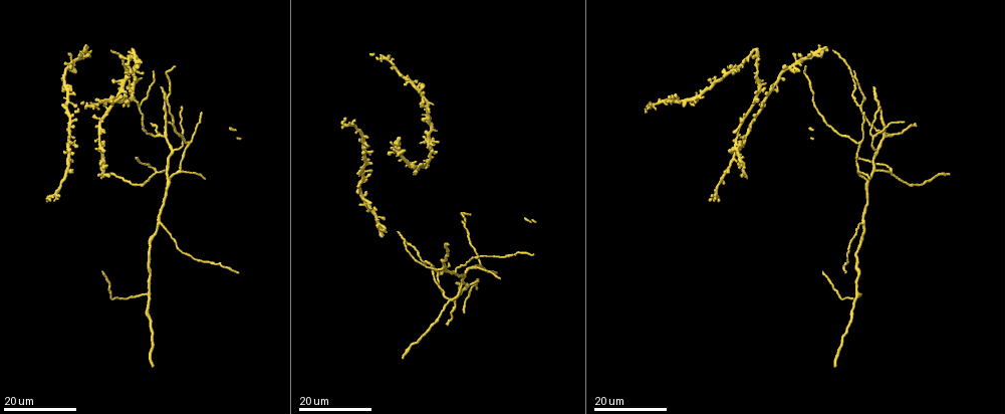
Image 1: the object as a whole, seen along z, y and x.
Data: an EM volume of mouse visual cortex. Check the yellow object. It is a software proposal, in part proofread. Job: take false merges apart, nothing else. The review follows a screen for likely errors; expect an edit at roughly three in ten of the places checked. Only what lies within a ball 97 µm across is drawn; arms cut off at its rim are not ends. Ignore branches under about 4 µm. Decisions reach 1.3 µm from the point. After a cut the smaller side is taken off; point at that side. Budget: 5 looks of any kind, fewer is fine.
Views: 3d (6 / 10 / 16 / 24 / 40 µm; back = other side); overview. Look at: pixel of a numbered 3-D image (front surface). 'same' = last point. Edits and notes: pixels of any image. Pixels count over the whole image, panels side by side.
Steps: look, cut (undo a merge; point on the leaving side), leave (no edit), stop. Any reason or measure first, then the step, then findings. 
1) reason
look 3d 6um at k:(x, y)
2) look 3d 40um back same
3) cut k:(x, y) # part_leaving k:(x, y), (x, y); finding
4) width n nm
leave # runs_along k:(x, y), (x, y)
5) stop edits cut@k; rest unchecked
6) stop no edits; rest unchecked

a fork
look 3d 16um at 1:(860, 108)

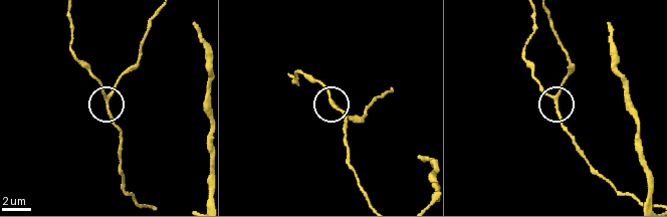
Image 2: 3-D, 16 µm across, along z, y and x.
look 3d 10um at 2:(555, 97)

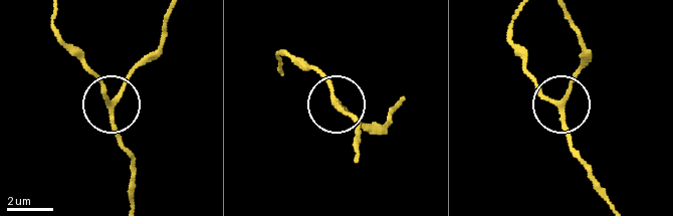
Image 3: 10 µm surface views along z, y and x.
arms 3
leave # runs_along 3:(520, 11), (511, 39), (539, 91), (561, 101), (590, 59); continuous, no second neuron

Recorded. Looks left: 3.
look 3d 24um at 1:(874, 137)

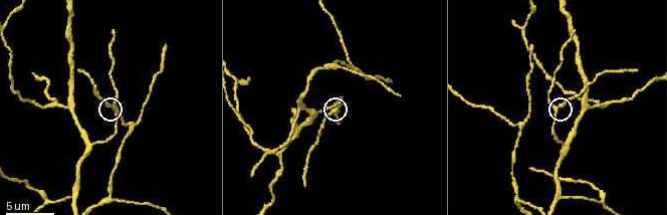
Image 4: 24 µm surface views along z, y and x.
look 3d 6um at 4:(557, 107)

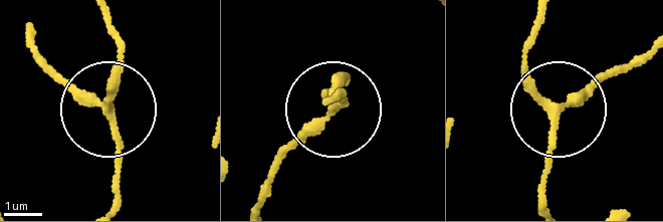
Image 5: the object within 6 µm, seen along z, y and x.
look 3d 6um back at 5:(105, 108)

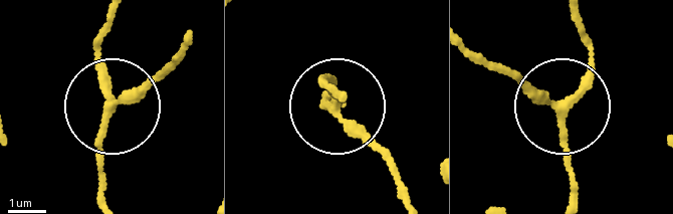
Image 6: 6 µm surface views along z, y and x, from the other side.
width 220 nm
leave # runs_along 6:(107, 200), (97, 133), (114, 94), (97, 30); continuous, no second neuron

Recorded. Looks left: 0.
stop no edits; rest unchecked

